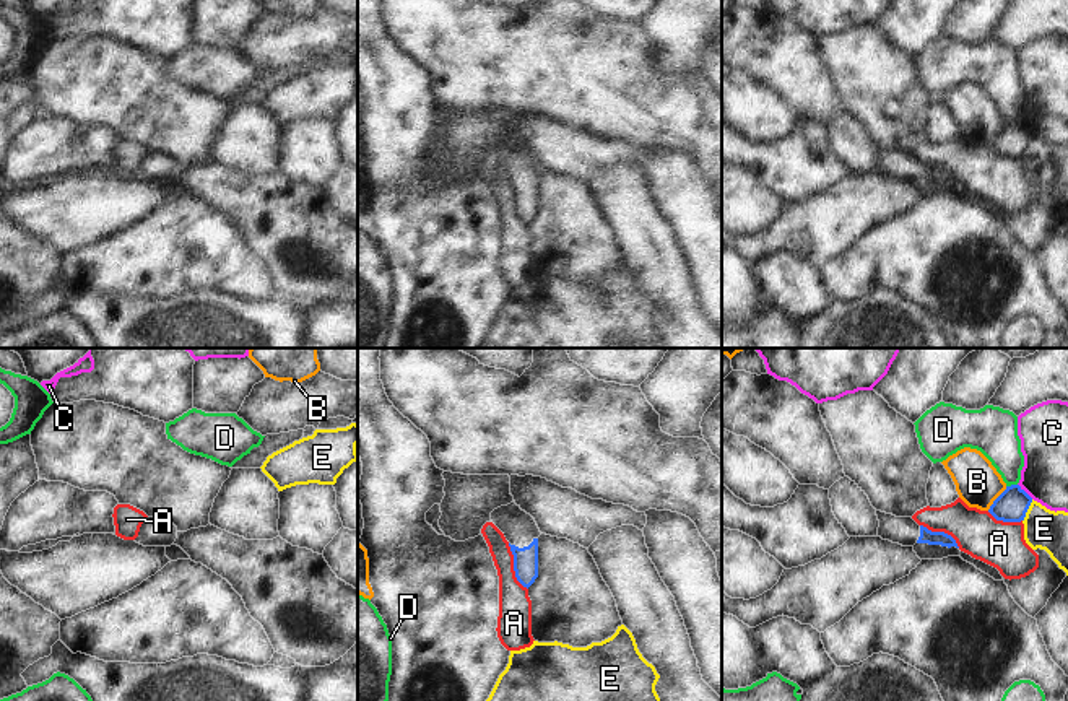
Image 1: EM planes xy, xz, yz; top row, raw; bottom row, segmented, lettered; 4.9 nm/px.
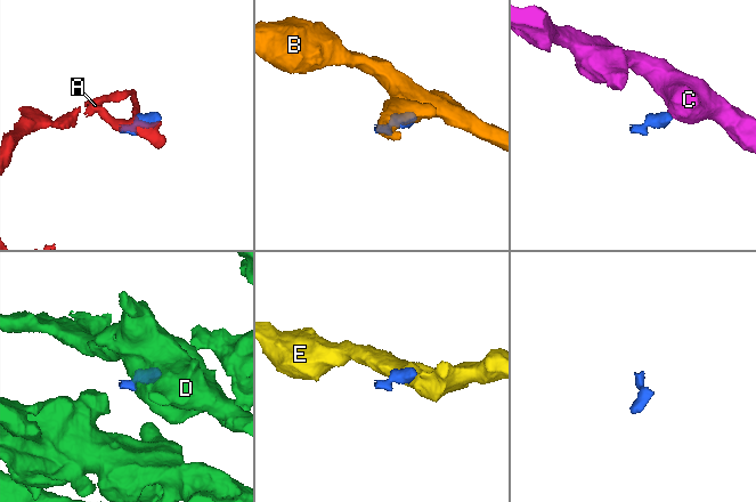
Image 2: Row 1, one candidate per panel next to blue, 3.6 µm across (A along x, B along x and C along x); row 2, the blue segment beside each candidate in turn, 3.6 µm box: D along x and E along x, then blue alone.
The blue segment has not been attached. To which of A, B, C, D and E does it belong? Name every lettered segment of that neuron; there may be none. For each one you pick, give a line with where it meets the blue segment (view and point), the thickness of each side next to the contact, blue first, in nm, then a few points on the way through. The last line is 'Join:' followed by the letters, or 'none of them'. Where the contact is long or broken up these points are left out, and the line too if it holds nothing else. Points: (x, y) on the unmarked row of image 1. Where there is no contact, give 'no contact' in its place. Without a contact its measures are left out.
Join: none of them

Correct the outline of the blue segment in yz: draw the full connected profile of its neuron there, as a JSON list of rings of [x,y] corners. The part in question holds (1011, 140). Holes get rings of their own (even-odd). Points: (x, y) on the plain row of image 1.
[[[1011,120],[993,137],[988,148],[1003,158],[1021,158],[1032,138],[1032,133],[1019,122]]]

